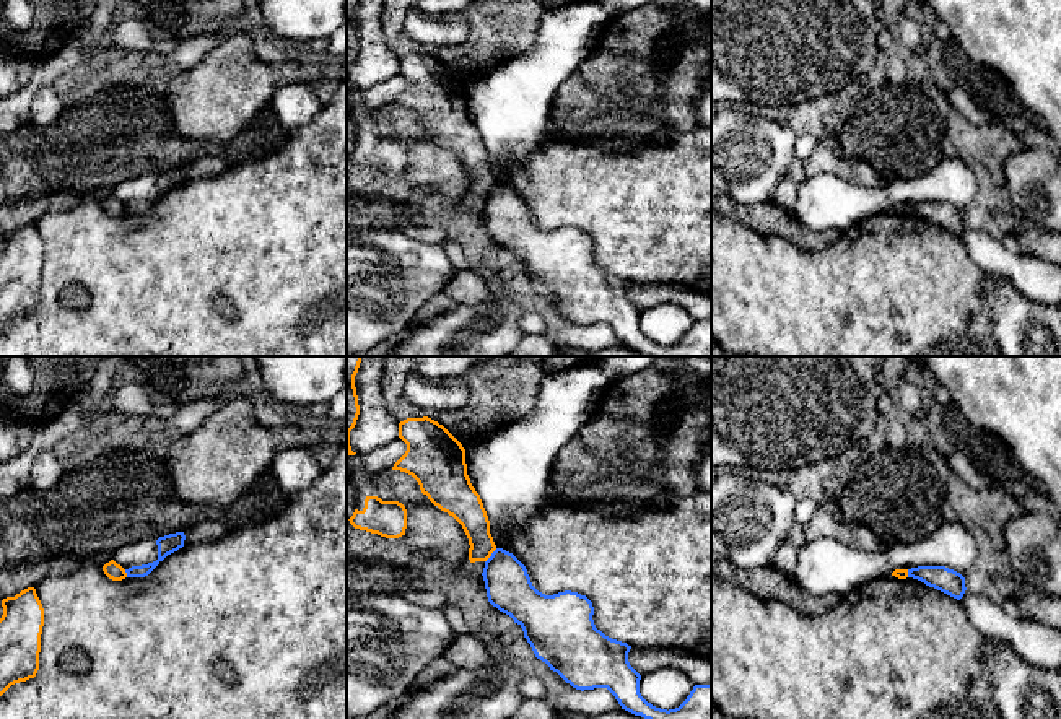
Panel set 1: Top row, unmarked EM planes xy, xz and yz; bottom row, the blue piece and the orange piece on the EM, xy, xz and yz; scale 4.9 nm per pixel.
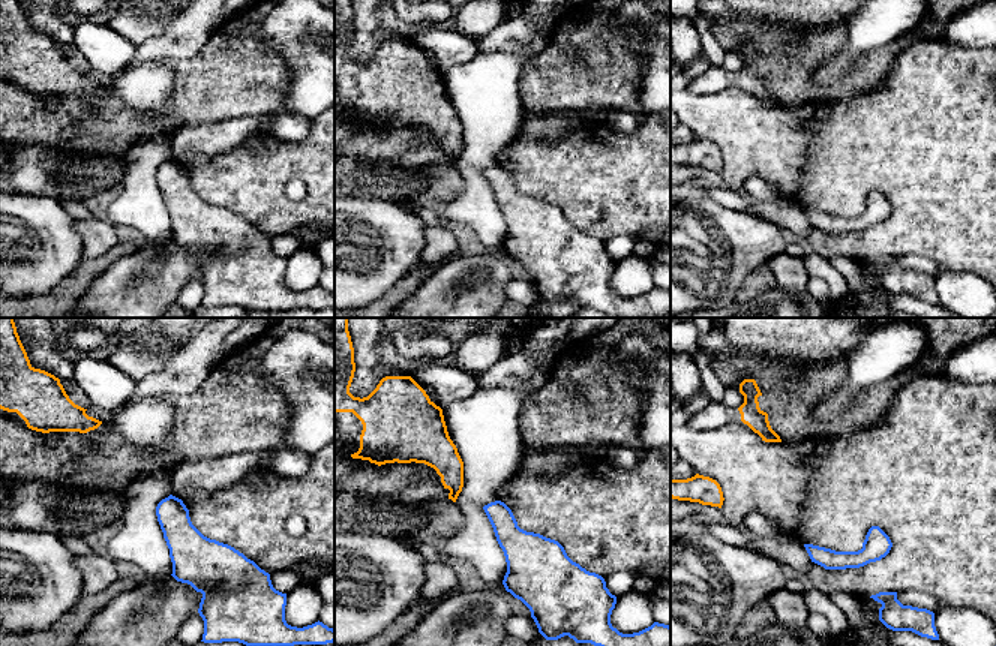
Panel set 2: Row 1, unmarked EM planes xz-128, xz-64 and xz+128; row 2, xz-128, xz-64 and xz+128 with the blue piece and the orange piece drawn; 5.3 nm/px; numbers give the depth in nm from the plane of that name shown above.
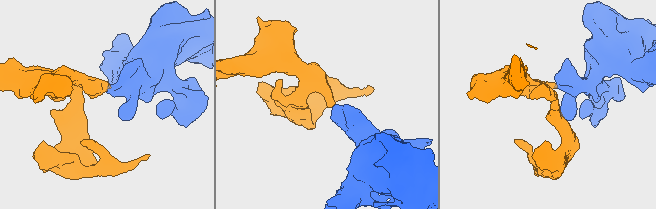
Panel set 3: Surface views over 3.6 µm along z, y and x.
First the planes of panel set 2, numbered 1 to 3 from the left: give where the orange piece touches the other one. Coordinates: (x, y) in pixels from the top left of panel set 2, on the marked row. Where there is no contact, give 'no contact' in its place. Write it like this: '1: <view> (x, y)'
1: no contact
2: no contact
3: no contact

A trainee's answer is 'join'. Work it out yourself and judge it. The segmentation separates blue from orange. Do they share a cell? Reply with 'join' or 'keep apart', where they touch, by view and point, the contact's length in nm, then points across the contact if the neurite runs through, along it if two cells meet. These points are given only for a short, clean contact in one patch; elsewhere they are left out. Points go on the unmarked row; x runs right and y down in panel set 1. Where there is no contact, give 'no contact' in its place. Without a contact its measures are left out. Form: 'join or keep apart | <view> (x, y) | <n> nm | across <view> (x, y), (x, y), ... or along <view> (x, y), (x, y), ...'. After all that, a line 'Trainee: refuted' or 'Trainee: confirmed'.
keep apart | xz (492, 191) | 90 nm | along xz (497, 184), (485, 197)
Trainee: refuted

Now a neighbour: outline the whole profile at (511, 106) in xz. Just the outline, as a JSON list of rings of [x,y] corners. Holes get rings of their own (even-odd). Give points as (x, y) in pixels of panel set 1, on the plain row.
[[[597,0],[547,8],[537,21],[535,41],[527,52],[504,60],[490,75],[465,86],[467,111],[480,130],[496,184],[503,184],[509,171],[524,164],[553,133],[548,127],[553,96],[560,85],[576,73],[596,50],[599,37],[607,31],[609,20],[610,16]]]

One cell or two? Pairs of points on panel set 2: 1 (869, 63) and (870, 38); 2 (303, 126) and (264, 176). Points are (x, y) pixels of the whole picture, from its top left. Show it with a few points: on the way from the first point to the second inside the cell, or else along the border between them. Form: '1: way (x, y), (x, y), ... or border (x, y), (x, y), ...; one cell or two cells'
1: border (902, 35), (885, 45), (864, 53), (845, 75); two cells
2: border (311, 120), (297, 141), (269, 132); two cells

